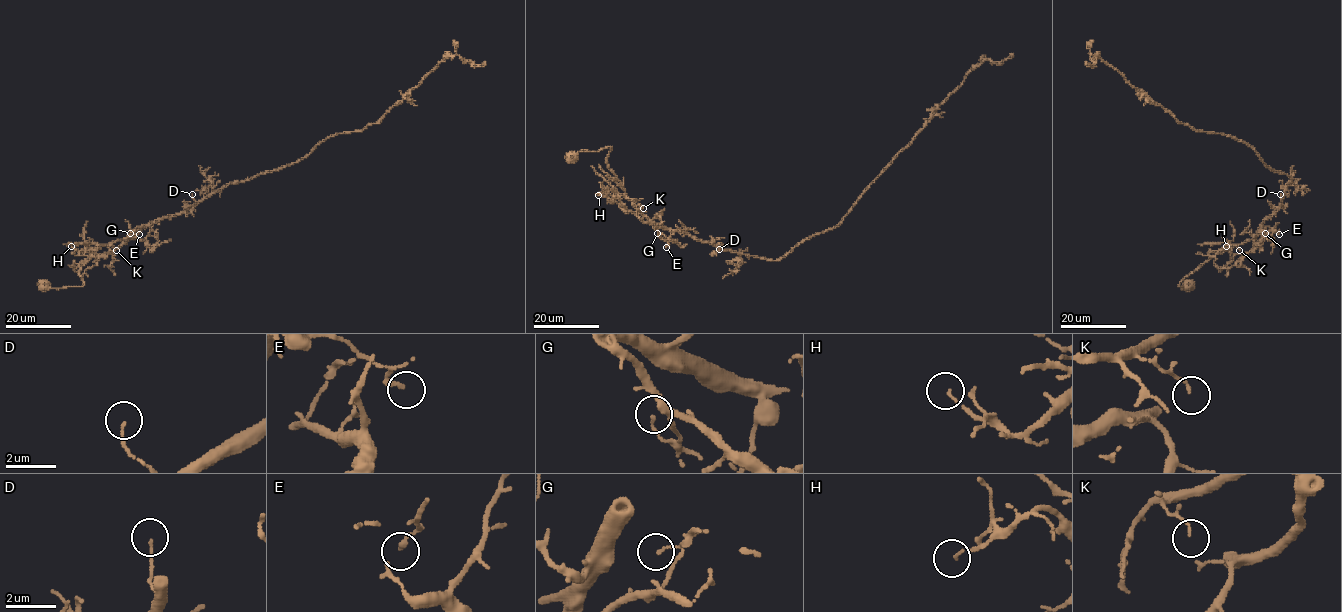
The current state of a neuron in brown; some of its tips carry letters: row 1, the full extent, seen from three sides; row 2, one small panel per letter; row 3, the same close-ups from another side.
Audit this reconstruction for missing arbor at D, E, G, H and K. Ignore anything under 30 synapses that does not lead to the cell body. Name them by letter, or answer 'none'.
D

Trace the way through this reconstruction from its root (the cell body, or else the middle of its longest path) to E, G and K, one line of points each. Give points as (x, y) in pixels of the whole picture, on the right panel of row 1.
E: (1190, 285), (1178, 286), (1213, 256), (1252, 239), (1262, 226), (1279, 234)
G: (1190, 285), (1178, 286), (1221, 250), (1251, 239), (1257, 242), (1266, 236), (1268, 232), (1265, 233)
K: (1190, 285), (1190, 288), (1178, 286), (1185, 277), (1221, 250), (1233, 245), (1239, 250)

